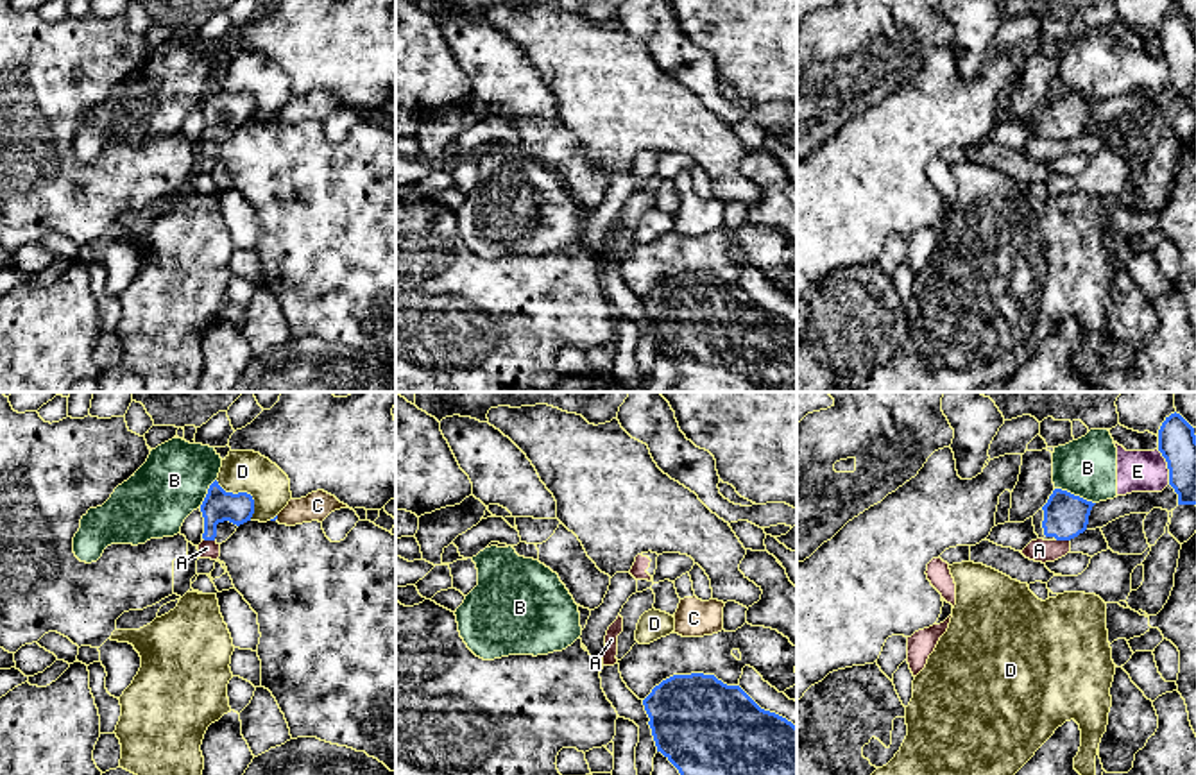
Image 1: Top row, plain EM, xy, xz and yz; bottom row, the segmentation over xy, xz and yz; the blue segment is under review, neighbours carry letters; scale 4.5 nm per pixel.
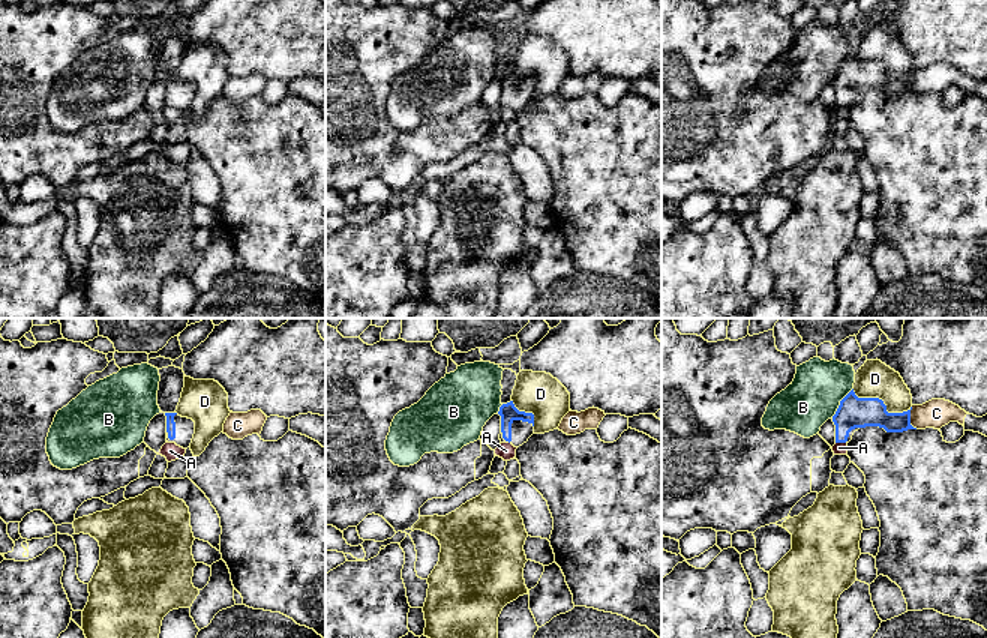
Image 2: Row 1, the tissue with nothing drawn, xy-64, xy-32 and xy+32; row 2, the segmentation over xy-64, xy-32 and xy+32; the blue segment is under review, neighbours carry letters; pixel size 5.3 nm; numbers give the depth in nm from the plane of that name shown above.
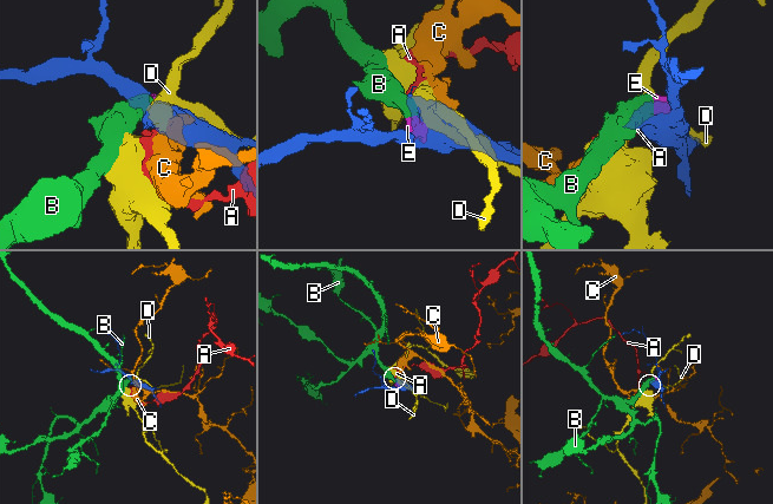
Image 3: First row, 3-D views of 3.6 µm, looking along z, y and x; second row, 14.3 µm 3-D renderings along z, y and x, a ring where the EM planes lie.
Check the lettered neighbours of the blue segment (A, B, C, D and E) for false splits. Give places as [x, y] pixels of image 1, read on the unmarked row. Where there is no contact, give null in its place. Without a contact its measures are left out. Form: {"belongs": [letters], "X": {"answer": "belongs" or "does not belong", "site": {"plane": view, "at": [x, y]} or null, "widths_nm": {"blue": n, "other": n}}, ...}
{"belongs": [], "A": {"answer": "does not belong", "site": {"plane": "yz", "at": [1062, 138]}, "widths_nm": {"blue": 200, "other": 100}}, "B": {"answer": "does not belong", "site": {"plane": "yz", "at": [1073, 93]}, "widths_nm": {"blue": 200, "other": 260}}, "C": {"answer": "does not belong", "site": {"plane": "xy", "at": [276, 117]}, "widths_nm": {"blue": 20, "other": 130}}, "D": {"answer": "does not belong", "site": {"plane": "xy", "at": [246, 92]}, "widths_nm": {"blue": 140, "other": 190}}, "E": {"answer": "does not belong", "site": {"plane": "yz", "at": [1168, 67]}, "widths_nm": {"blue": 170, "other": 190}}}

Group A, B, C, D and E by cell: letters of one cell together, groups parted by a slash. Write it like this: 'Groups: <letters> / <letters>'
Groups: A / B E / C / D

